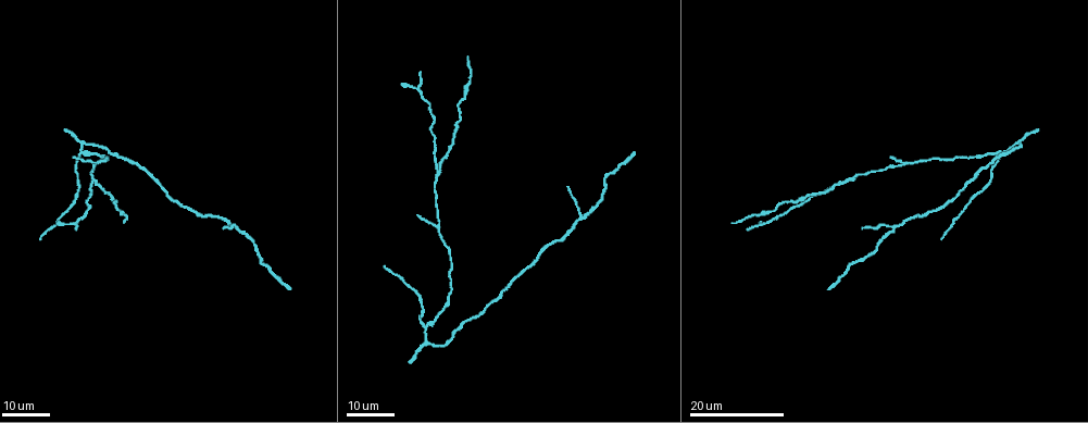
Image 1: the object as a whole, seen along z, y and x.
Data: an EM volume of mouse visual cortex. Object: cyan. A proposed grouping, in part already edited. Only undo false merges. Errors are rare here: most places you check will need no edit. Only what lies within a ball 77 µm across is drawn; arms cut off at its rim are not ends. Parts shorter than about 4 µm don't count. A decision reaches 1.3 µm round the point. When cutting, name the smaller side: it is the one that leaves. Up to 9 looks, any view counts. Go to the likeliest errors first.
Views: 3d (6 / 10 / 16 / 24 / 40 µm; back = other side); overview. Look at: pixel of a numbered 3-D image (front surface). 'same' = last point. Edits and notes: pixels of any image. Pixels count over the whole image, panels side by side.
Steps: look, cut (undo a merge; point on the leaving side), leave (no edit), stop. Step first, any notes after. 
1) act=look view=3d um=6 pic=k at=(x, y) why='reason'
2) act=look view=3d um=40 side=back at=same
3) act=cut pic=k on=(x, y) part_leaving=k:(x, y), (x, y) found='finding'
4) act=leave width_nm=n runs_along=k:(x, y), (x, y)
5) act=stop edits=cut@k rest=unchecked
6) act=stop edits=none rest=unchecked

act=look view=3d um=16 pic=1 at=(438, 229) why='branch point'

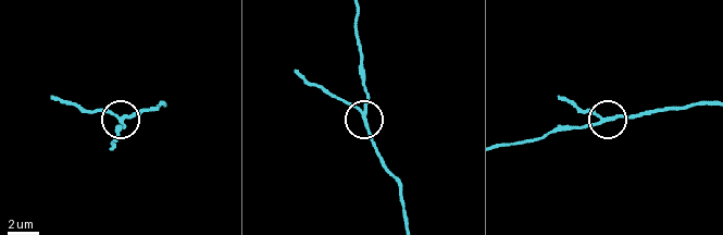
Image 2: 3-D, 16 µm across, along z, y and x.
act=look view=3d um=10 pic=2 at=(601, 119)

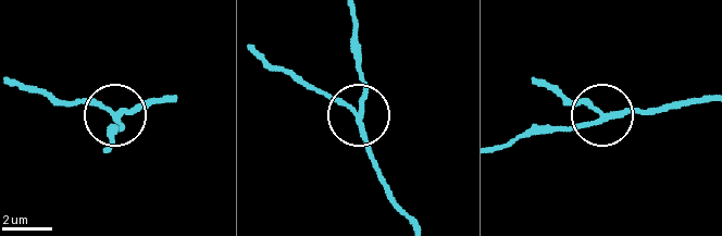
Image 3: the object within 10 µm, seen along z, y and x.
act=leave arms=3 runs_along=3:(702, 97), (605, 115), (561, 92) found='all the same neuron'

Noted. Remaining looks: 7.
act=look view=3d um=24 pic=1 at=(423, 326) why='arms part here'

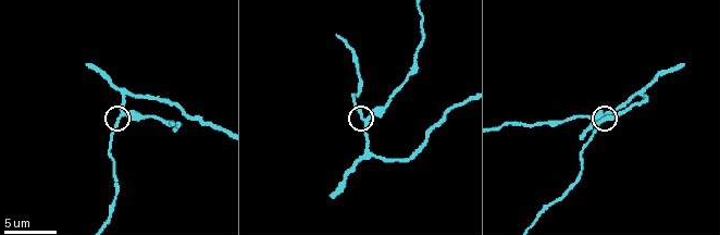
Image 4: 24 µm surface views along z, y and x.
act=look view=3d um=10 pic=4 at=(122, 114)

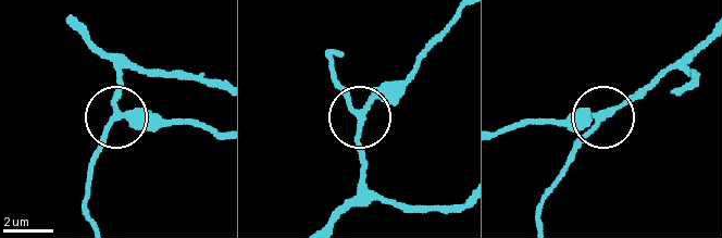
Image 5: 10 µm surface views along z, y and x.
act=leave arms=3 runs_along=5:(673, 69), (606, 112), (571, 160) found='continuous, no second neuron'

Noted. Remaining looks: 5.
act=look view=3d um=24 pic=1 at=(581, 218) why='three arms meet'

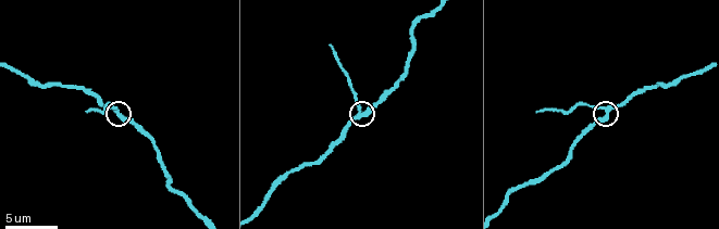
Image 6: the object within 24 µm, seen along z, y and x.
act=look view=3d um=10 pic=6 at=(604, 110)

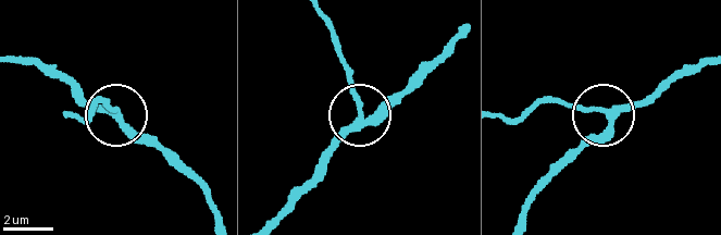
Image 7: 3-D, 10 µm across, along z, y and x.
act=leave side_arm_um=8 runs_along=7:(271, 217), (356, 116), (358, 98), (339, 44) found='continuous, no second neuron'

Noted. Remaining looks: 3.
act=look view=3d um=24 pic=1 at=(440, 170) why='arms run side by side'

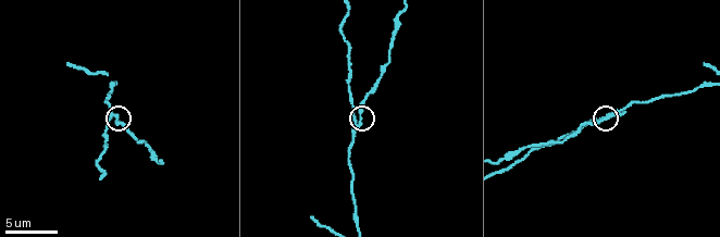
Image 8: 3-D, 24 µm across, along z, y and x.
act=look view=3d um=10 pic=8 at=(113, 115)

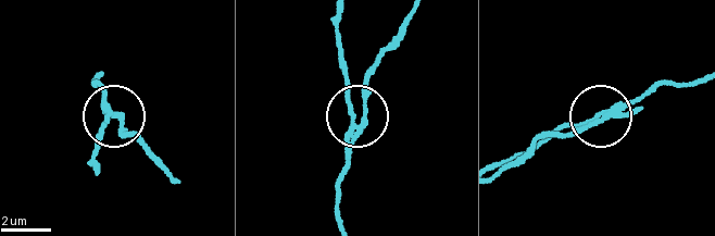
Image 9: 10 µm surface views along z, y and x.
act=cut pic=9 on=(121, 125) side_arm_um=28 arms=3 found='a second neuron is stuck on'

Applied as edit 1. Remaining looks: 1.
act=stop edits=cut@9 rest=unchecked

